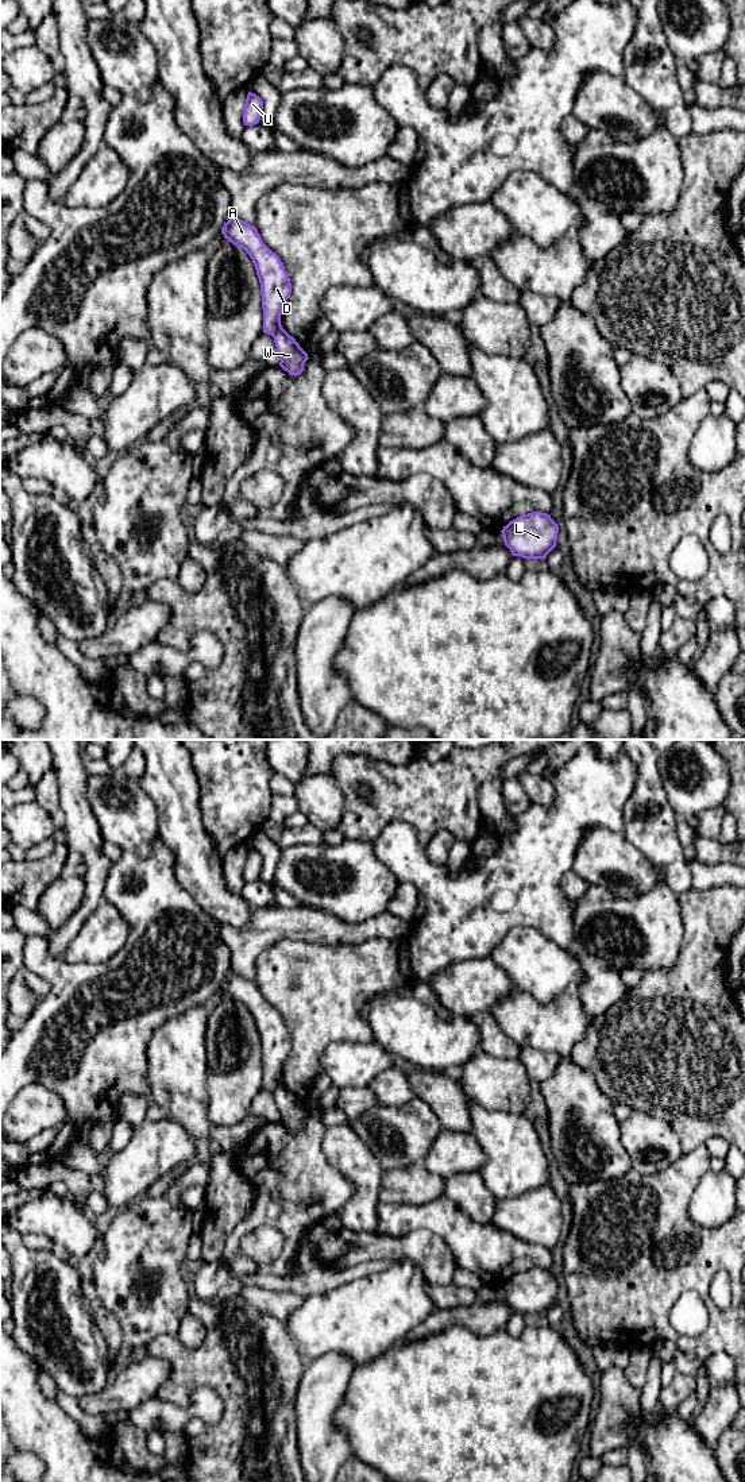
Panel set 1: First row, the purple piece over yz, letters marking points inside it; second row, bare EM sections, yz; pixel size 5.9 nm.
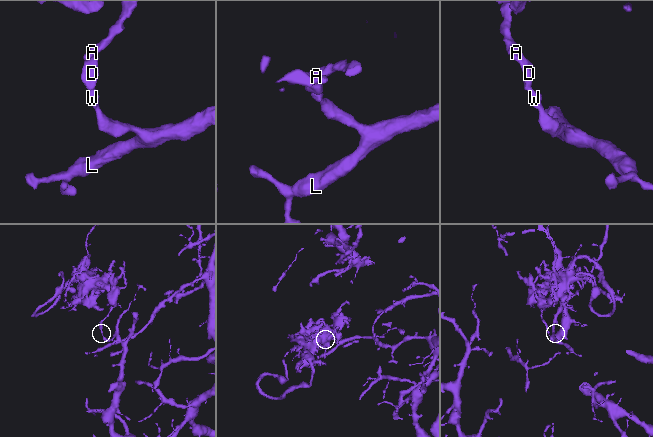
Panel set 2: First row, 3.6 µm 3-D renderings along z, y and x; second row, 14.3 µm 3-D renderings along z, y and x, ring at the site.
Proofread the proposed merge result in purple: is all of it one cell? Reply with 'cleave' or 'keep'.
cleave

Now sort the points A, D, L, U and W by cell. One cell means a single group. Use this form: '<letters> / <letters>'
A D U / L W

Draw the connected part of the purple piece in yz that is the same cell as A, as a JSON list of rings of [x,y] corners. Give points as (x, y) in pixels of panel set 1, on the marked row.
[[[231,216],[221,228],[221,234],[252,259],[260,283],[263,332],[273,336],[282,328],[282,306],[292,293],[285,266],[279,256],[263,243],[255,225]]]

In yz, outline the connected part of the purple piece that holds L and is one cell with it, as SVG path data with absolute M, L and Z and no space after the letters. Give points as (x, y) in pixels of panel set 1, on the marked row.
M532 512L510 521L501 532L513 556L545 559L556 547L559 526L549 514Z

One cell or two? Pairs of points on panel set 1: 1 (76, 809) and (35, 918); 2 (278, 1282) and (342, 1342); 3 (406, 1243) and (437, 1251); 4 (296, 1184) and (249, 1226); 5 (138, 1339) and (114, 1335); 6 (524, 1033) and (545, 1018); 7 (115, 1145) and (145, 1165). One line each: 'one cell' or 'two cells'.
1: two cells
2: two cells
3: one cell
4: one cell
5: two cells
6: one cell
7: two cells

